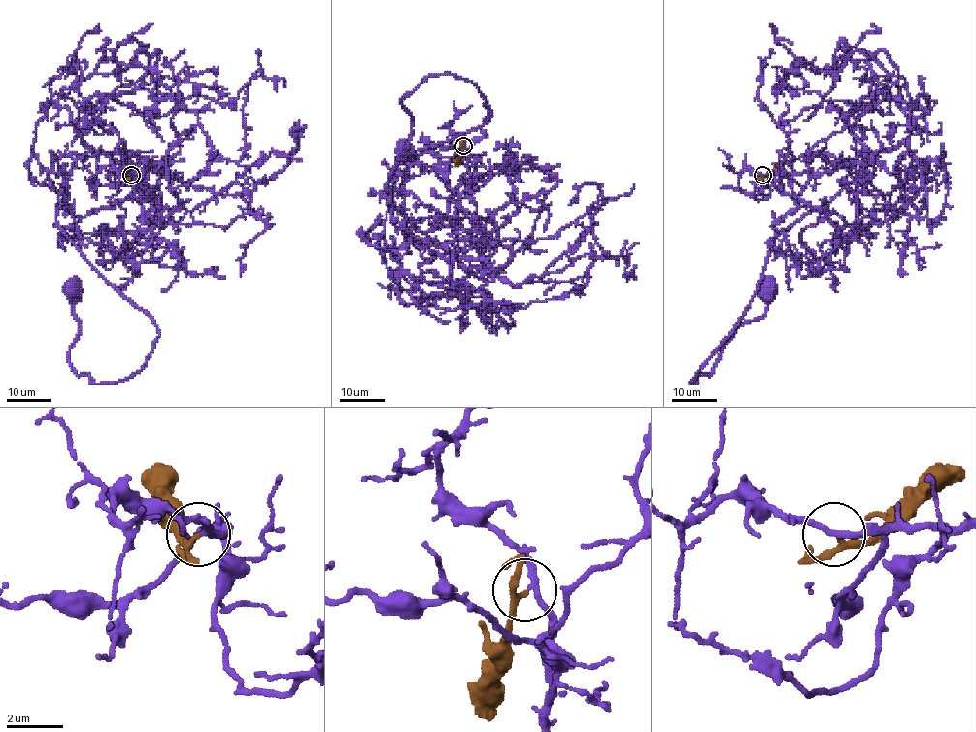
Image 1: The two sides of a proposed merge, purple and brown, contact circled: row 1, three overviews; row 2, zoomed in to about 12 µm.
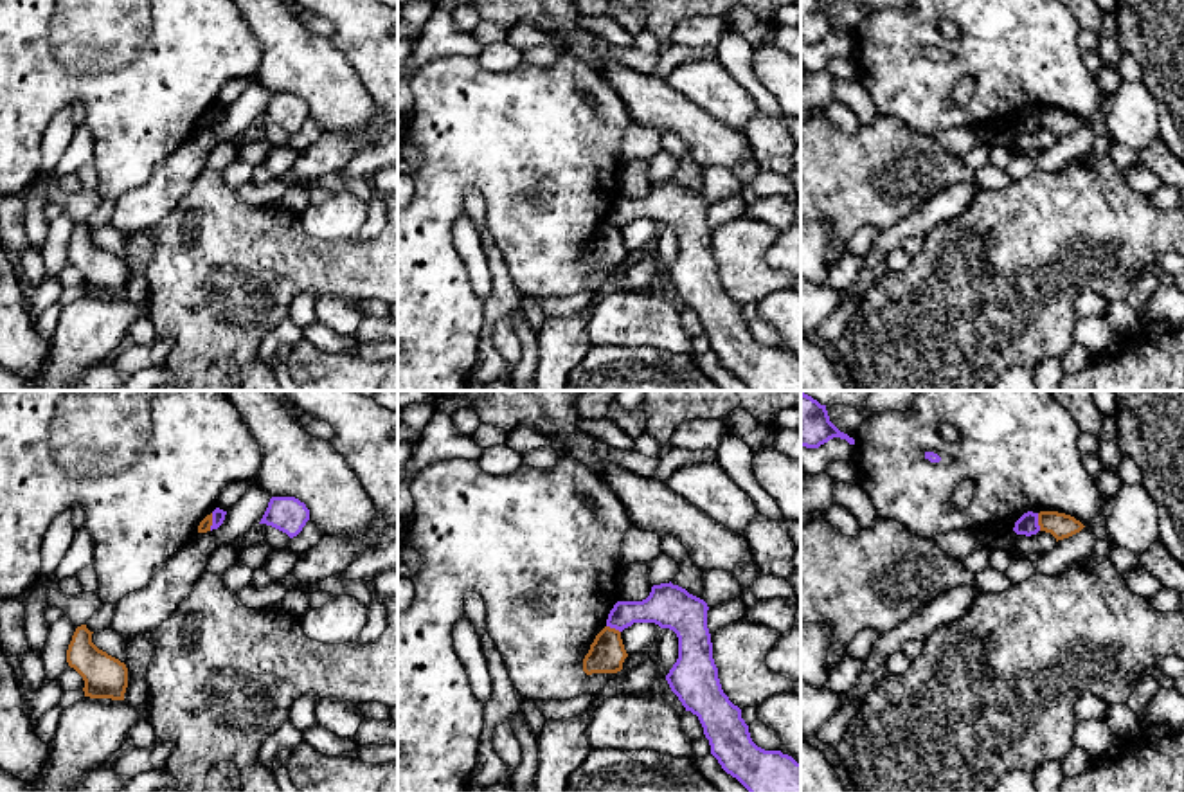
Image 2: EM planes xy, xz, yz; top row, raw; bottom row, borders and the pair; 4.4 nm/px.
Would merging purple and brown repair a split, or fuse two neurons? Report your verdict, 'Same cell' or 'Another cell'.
Another cell

